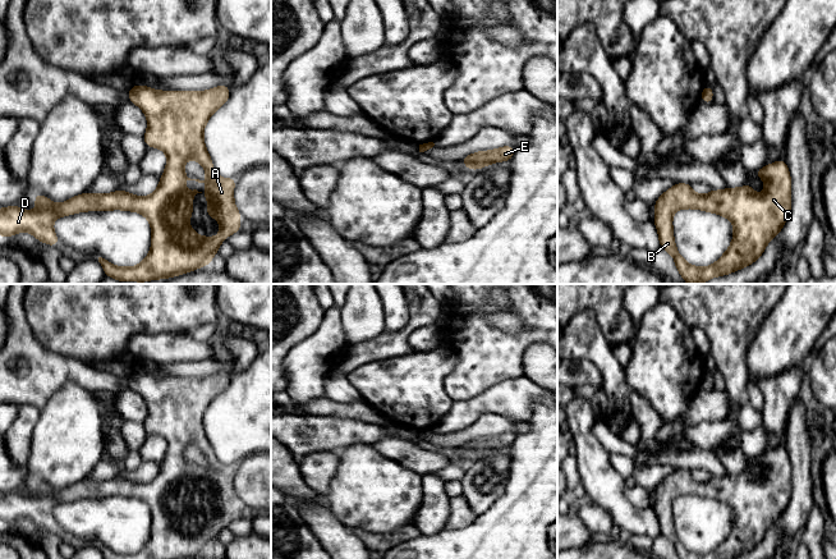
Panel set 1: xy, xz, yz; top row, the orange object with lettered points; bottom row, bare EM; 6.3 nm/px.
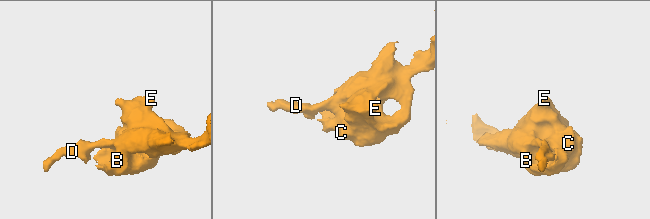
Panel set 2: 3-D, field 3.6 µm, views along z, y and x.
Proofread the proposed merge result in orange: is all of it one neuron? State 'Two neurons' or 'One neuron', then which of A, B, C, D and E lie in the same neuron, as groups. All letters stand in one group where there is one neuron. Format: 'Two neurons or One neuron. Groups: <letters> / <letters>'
One neuron. Groups: A B C D E

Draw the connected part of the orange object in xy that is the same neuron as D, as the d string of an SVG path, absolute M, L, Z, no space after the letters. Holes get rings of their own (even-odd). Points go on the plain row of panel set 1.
M134 371L134 372L133 372L133 374L132 374L132 375L130 375L130 376L129 376L129 377L128 377L128 380L129 380L129 384L128 384L128 385L129 385L129 388L130 388L130 389L133 389L133 390L135 390L135 391L137 391L137 393L139 393L139 394L141 394L141 395L142 395L142 397L143 397L143 399L144 399L144 400L146 400L146 404L147 404L147 408L148 408L148 414L147 414L147 418L146 418L146 420L144 420L144 422L143 422L143 425L144 425L144 430L146 430L146 432L147 432L147 434L156 434L156 435L161 435L161 436L162 436L162 437L164 437L164 439L165 439L165 440L166 440L166 441L167 441L167 450L166 450L166 454L165 454L165 458L164 458L164 461L162 461L162 463L161 463L161 464L160 464L160 471L159 471L159 473L157 473L157 476L156 476L156 477L155 477L155 478L153 478L153 480L152 480L152 481L151 481L151 482L147 482L147 484L139 484L139 482L134 482L134 481L130 481L130 480L128 480L128 478L125 478L125 477L116 477L116 478L112 478L112 480L106 480L106 481L93 481L93 480L89 480L89 478L84 478L84 480L82 480L82 481L79 481L79 482L77 482L77 484L73 484L73 485L69 485L69 486L66 486L66 487L65 487L65 489L63 489L63 490L61 490L61 491L55 491L55 490L54 490L54 489L52 489L52 487L50 487L50 486L49 486L49 485L47 485L47 484L45 484L45 482L42 482L42 481L33 481L33 486L35 486L35 489L36 489L36 490L37 490L37 492L38 492L38 495L37 495L37 496L33 496L33 498L26 498L26 496L23 496L23 495L20 495L20 494L19 494L19 492L17 492L17 491L14 491L14 492L10 492L10 494L5 494L5 495L0 495L0 521L1 521L1 522L3 522L3 523L4 523L4 524L5 524L5 526L6 526L6 524L9 524L9 523L12 523L12 522L14 522L14 521L17 521L17 519L19 519L19 518L29 518L29 519L32 519L32 521L33 521L33 522L35 522L35 523L36 523L36 524L37 524L37 527L40 527L40 528L42 528L42 530L47 530L47 531L50 531L50 532L52 532L52 533L58 533L58 531L59 531L59 527L58 527L58 523L56 523L56 521L55 521L55 518L54 518L54 516L52 516L52 509L54 509L54 507L55 507L55 505L56 505L56 504L60 504L60 503L66 503L66 501L74 501L74 500L77 500L77 499L82 499L82 498L107 498L107 496L127 496L127 498L134 498L134 499L139 499L139 500L142 500L142 501L144 501L144 503L146 503L146 504L147 504L147 507L148 507L148 508L150 508L150 510L151 510L151 516L152 516L152 531L151 531L151 536L150 536L150 540L148 540L148 542L147 542L147 544L146 544L146 545L144 545L144 547L143 547L143 549L141 549L141 550L139 550L139 551L137 551L137 553L134 553L134 554L118 554L118 553L115 553L115 551L112 551L112 550L111 550L111 549L110 549L110 547L107 547L107 546L105 546L105 545L102 545L102 544L98 544L98 549L100 549L100 550L101 550L101 553L102 553L102 555L104 555L104 559L190 559L190 558L193 558L193 556L196 556L196 555L198 555L198 554L203 554L203 553L207 553L207 551L208 551L208 550L210 550L210 547L211 547L211 546L212 546L212 545L213 545L213 544L215 544L215 542L216 542L216 537L217 537L217 535L219 535L219 533L220 533L220 531L221 531L221 530L224 530L224 528L225 528L225 523L226 523L226 522L231 522L231 521L234 521L234 519L238 519L238 518L239 518L239 517L240 517L240 501L242 501L242 500L240 500L240 499L239 499L239 498L238 498L238 495L236 495L236 492L235 492L235 491L234 491L234 489L233 489L233 487L234 487L234 477L233 477L233 473L234 473L234 472L235 472L235 471L236 471L236 464L229 464L229 466L222 466L222 464L220 464L220 463L219 463L219 462L217 462L217 459L216 459L216 457L215 457L215 455L213 455L213 454L212 454L212 452L213 452L213 450L212 450L212 446L211 446L211 444L210 444L210 441L208 441L208 439L207 439L207 436L206 436L206 432L205 432L205 429L203 429L203 416L205 416L205 412L206 412L206 409L207 409L207 407L208 407L208 405L210 405L210 404L211 404L211 402L212 402L212 400L213 400L213 399L215 399L215 398L216 398L216 397L217 397L217 395L219 395L219 394L221 394L221 393L222 393L222 391L224 391L224 390L225 390L225 389L226 389L226 388L228 388L228 385L229 385L229 381L230 381L230 374L228 374L228 372L225 372L225 371L221 371L221 372L217 372L217 374L215 374L215 375L211 375L211 376L207 376L207 377L203 377L203 379L194 379L194 377L156 377L156 376L152 376L152 375L151 375L151 374L147 374L147 372L137 372L137 371ZM188 445L196 445L196 446L197 446L197 448L198 448L198 449L199 449L199 450L201 450L201 452L202 452L202 453L203 453L203 454L205 454L205 457L206 457L206 459L207 459L207 466L206 466L206 467L199 467L199 466L190 466L190 464L188 464L188 463L187 463L187 462L185 462L185 459L184 459L184 449L185 449L185 448L187 448L187 446L188 446ZM185 466L187 466L187 467L196 467L196 468L198 468L198 469L205 469L205 471L207 471L207 472L208 472L208 473L207 473L207 475L206 475L206 476L205 476L205 478L203 478L203 480L202 480L202 478L198 478L198 477L197 477L197 476L193 476L193 477L187 477L187 476L185 476L185 475L184 475L184 473L183 473L183 471L184 471L184 467L185 467ZM197 480L202 480L202 481L205 481L205 482L206 482L206 486L207 486L207 487L208 487L208 489L210 489L210 491L208 491L208 492L206 492L206 494L205 494L205 495L206 495L206 496L207 496L207 498L208 498L208 499L207 499L207 500L205 500L205 503L207 503L207 504L215 504L215 505L217 505L217 507L219 507L219 508L220 508L220 516L219 516L219 519L220 519L220 522L219 522L219 523L215 523L215 524L211 524L211 523L207 523L207 522L206 522L206 523L199 523L199 522L198 522L198 519L197 519L197 518L194 518L194 517L193 517L193 516L192 516L192 514L190 514L190 513L189 513L189 512L188 512L188 505L189 505L189 504L192 504L192 503L193 503L193 500L194 500L194 499L193 499L193 496L192 496L192 495L190 495L190 492L192 492L192 486L193 486L193 484L194 484L194 482L196 482L196 481L197 481Z

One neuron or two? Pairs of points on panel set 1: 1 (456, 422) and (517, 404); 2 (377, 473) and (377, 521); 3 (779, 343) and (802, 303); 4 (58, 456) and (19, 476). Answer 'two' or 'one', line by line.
1: one
2: one
3: one
4: two

